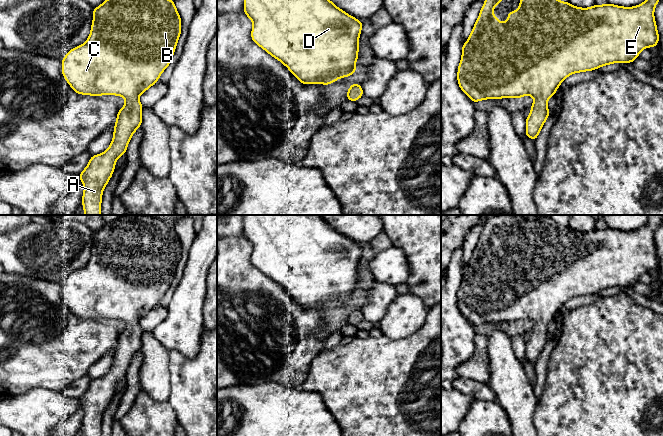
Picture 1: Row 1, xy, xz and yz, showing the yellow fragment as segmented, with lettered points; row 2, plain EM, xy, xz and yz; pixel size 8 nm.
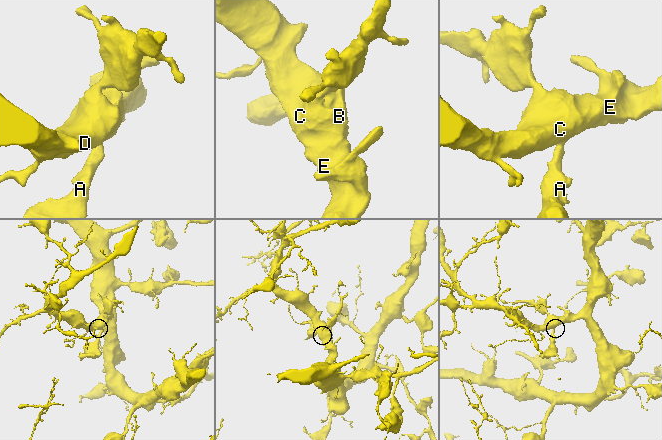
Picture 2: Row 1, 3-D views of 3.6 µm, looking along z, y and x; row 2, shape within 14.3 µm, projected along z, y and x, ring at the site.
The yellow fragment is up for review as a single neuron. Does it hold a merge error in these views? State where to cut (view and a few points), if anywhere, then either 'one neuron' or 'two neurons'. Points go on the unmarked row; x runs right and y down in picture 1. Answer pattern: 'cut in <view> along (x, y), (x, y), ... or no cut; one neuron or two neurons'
no cut; one neuron

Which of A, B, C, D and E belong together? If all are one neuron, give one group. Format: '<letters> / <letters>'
A B C D E

